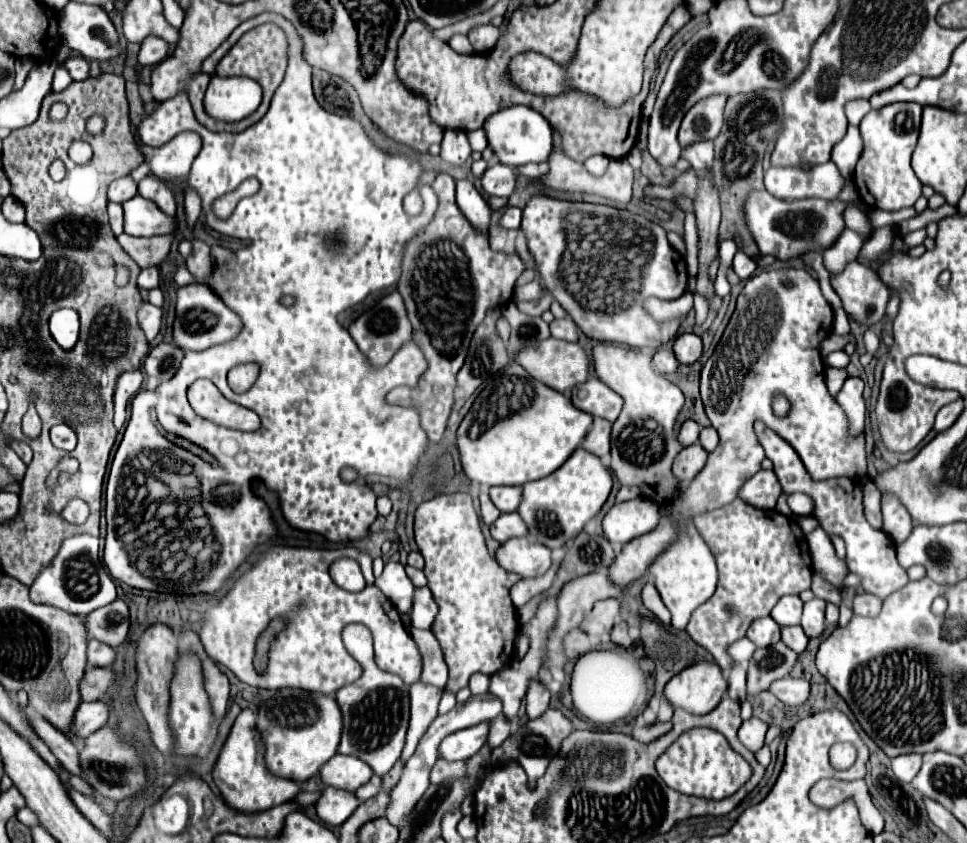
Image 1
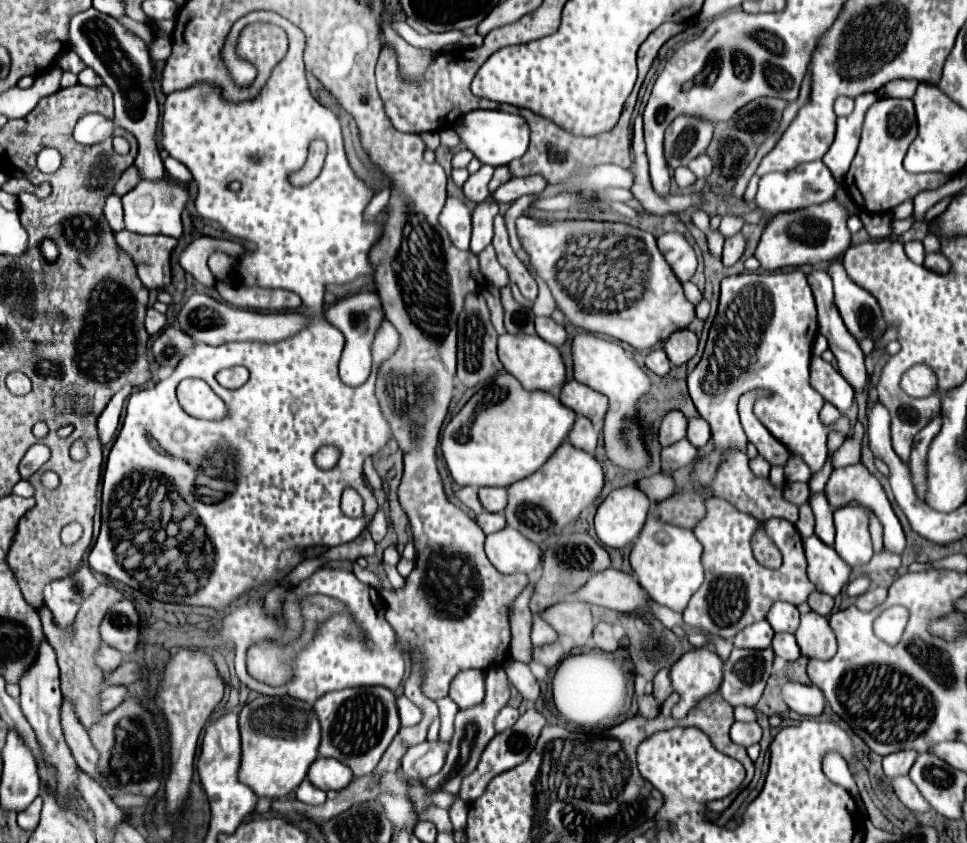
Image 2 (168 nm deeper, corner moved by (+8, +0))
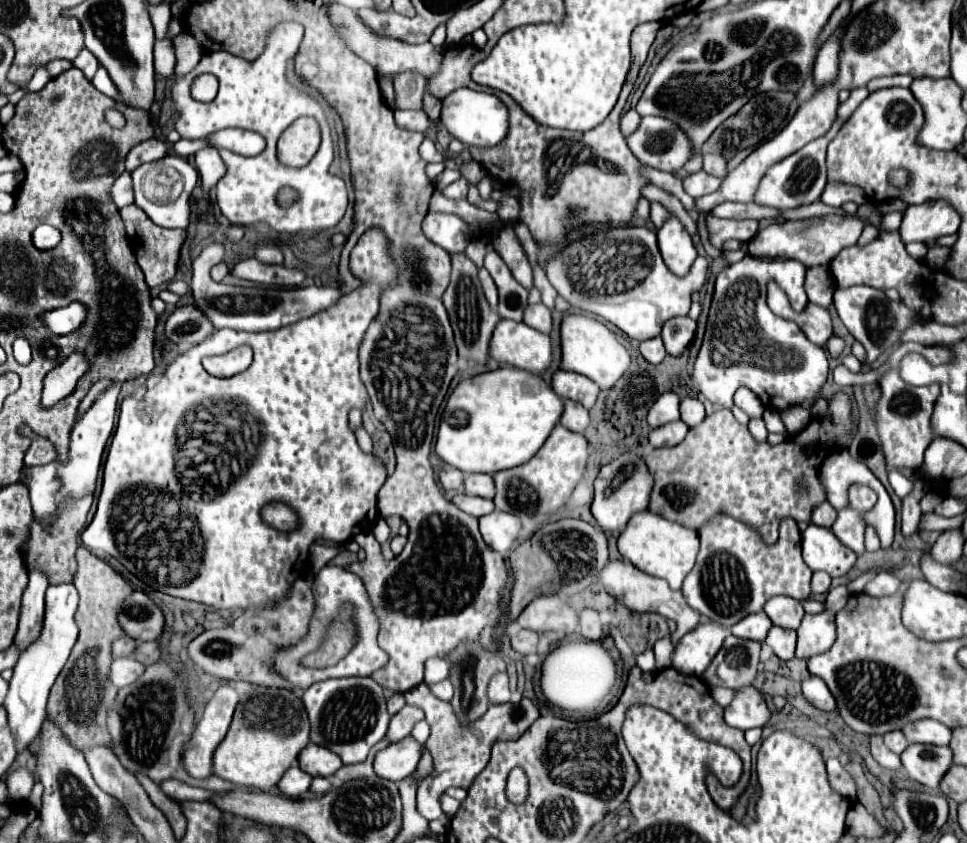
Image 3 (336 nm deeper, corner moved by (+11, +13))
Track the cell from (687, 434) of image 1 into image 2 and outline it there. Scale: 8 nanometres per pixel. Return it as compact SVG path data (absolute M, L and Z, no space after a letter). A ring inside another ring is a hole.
M668 412L660 424L660 432L658 432L660 444L670 446L686 438L686 428L688 428L688 420L686 416L682 416L682 412Z

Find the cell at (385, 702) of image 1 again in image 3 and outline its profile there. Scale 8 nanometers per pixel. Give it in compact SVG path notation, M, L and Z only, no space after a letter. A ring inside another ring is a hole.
M343 677L315 683L305 691L303 703L311 721L311 741L337 753L345 765L365 761L369 749L385 737L391 719L385 691L373 677Z

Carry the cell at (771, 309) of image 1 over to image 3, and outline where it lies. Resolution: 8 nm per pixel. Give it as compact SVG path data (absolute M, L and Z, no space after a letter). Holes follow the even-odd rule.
M747 255L717 275L703 345L691 375L693 387L707 401L731 409L735 391L739 387L751 387L757 389L761 403L775 403L775 411L781 413L789 407L813 403L821 393L829 373L825 349L807 341L797 323L773 315L767 307L767 283L775 281L787 293L791 307L803 311L809 303L805 295L805 271L807 267L799 261L765 261ZM743 359L747 359L747 363Z

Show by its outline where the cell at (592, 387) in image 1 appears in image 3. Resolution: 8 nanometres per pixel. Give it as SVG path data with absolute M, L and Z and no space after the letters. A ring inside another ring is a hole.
M563 369L553 375L551 387L561 399L577 401L587 409L591 409L595 405L597 395L599 395L599 387L589 377Z

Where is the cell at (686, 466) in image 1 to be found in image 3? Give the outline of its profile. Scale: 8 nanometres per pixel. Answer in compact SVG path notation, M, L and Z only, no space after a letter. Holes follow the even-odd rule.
M675 421L669 423L667 427L657 427L649 433L649 443L653 447L675 447L677 443L681 443L687 435L689 427L683 421Z

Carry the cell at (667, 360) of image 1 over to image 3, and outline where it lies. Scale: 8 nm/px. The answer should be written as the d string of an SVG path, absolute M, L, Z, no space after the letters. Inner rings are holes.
M653 337L653 339L643 341L641 347L639 347L639 351L641 351L641 355L643 355L649 363L653 363L653 365L661 363L661 361L665 359L665 355L667 355L661 337Z

